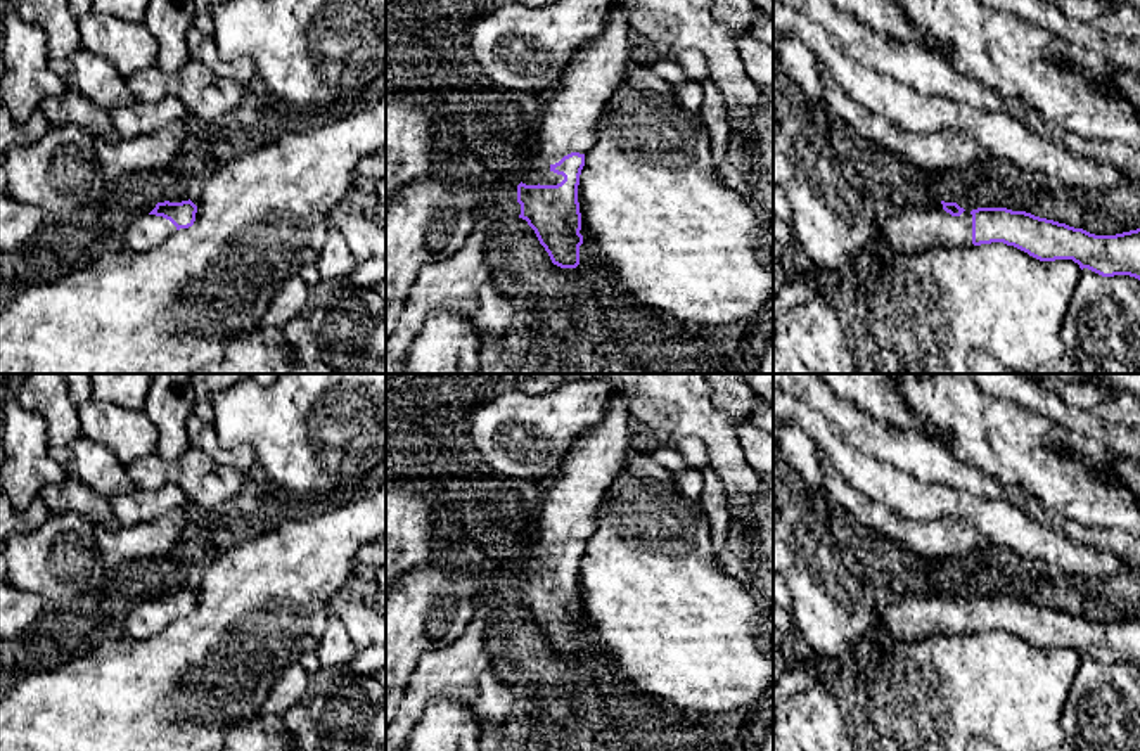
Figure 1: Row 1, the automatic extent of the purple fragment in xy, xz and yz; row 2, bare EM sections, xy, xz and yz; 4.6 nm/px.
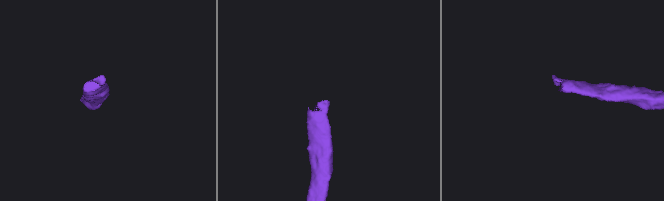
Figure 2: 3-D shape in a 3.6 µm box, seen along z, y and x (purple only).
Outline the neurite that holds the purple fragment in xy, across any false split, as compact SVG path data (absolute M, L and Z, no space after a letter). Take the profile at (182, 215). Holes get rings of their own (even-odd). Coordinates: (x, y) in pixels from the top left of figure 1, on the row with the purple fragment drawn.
M190 199L182 202L157 202L149 215L130 223L125 235L126 249L147 251L157 247L170 234L192 227L195 213L197 206Z

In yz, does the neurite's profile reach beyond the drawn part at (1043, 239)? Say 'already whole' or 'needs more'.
needs more

